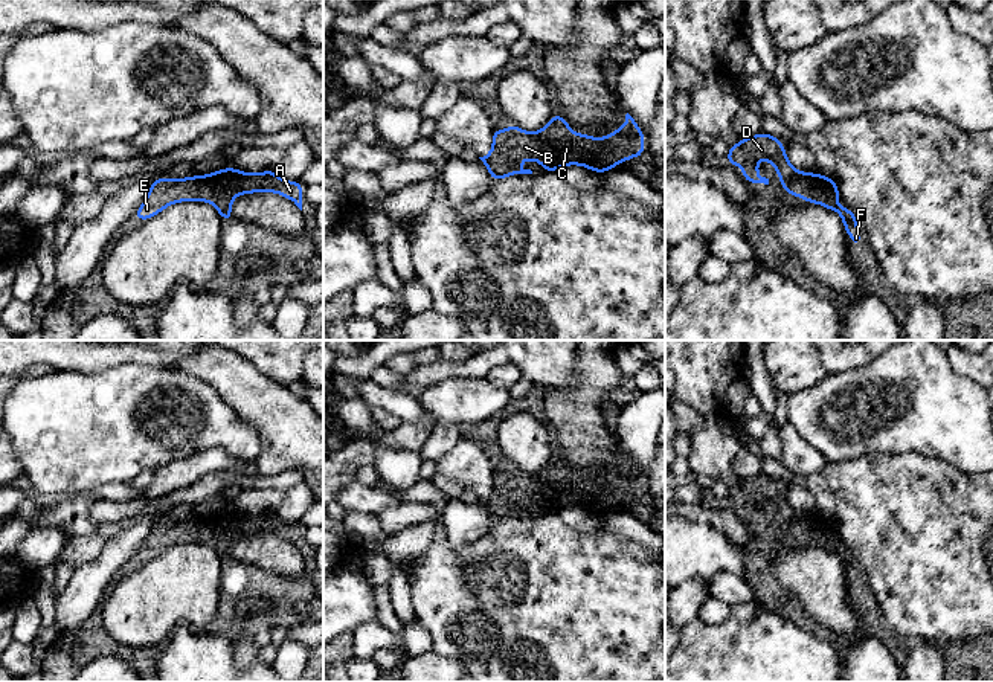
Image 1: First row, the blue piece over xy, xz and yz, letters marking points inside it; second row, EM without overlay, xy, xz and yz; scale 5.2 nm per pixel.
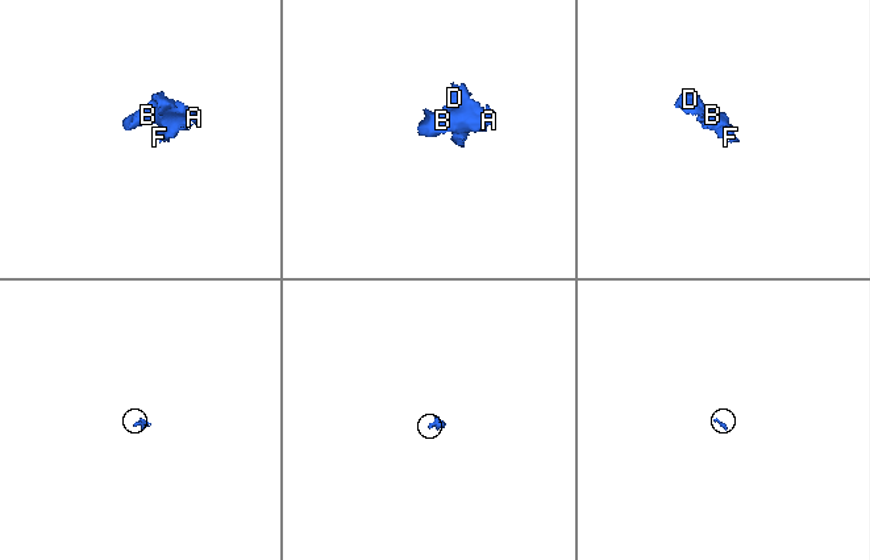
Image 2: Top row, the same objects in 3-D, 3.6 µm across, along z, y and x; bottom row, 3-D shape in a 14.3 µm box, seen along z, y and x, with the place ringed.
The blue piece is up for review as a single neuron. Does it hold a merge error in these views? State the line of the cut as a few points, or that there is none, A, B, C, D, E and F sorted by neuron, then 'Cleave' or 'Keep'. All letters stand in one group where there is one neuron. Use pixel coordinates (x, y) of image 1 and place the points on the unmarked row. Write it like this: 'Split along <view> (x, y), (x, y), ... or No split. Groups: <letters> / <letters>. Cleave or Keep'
No split. Groups: A B C D E F. Keep

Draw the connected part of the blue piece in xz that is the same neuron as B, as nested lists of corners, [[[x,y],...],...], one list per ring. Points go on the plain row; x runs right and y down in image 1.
[[[561,455],[551,458],[548,467],[541,473],[526,475],[516,465],[513,465],[508,471],[493,470],[493,491],[488,497],[479,500],[488,510],[493,523],[513,516],[532,516],[531,511],[523,511],[519,507],[519,500],[538,500],[541,503],[541,513],[558,513],[564,507],[583,507],[598,516],[603,516],[630,499],[642,499],[644,485],[645,479],[628,455],[625,456],[624,470],[618,467],[610,478],[604,478],[601,481],[590,479],[587,476],[575,476],[566,465]]]

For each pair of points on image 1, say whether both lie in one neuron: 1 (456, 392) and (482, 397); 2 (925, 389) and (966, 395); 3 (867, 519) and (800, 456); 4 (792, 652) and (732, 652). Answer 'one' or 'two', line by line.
1: one
2: one
3: two
4: one

